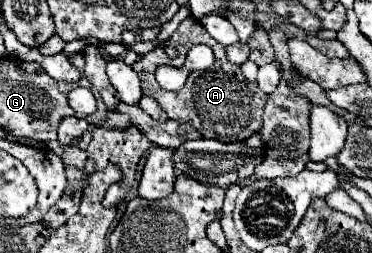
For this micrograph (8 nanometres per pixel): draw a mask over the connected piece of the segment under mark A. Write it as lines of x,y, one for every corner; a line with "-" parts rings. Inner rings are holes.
188,17
180,23
180,27
172,33
172,37
158,45
152,53
146,53
142,59
138,59
132,69
140,75
142,79
142,91
144,95
156,99
160,103
160,107
166,111
166,115
170,119
174,119
176,123
190,123
192,127
196,127
202,137
206,139
218,139
218,141
224,141
224,143
232,143
232,141
244,141
248,139
250,135
254,135
258,131
258,127
262,127
262,111
264,111
264,105
266,105
266,99
268,95
258,87
258,83
252,83
248,81
240,67
230,63
226,59
226,53
224,53
224,47
214,41
206,31
204,27
-
198,43
204,43
208,47
212,47
214,51
214,65
206,71
190,71
184,87
180,91
166,91
158,85
154,73
158,69
158,65
166,63
166,65
176,65
176,67
182,67
184,61
186,61
186,53
190,47
198,45
-
164,45
172,45
176,51
178,51
178,57
170,59
164,51

